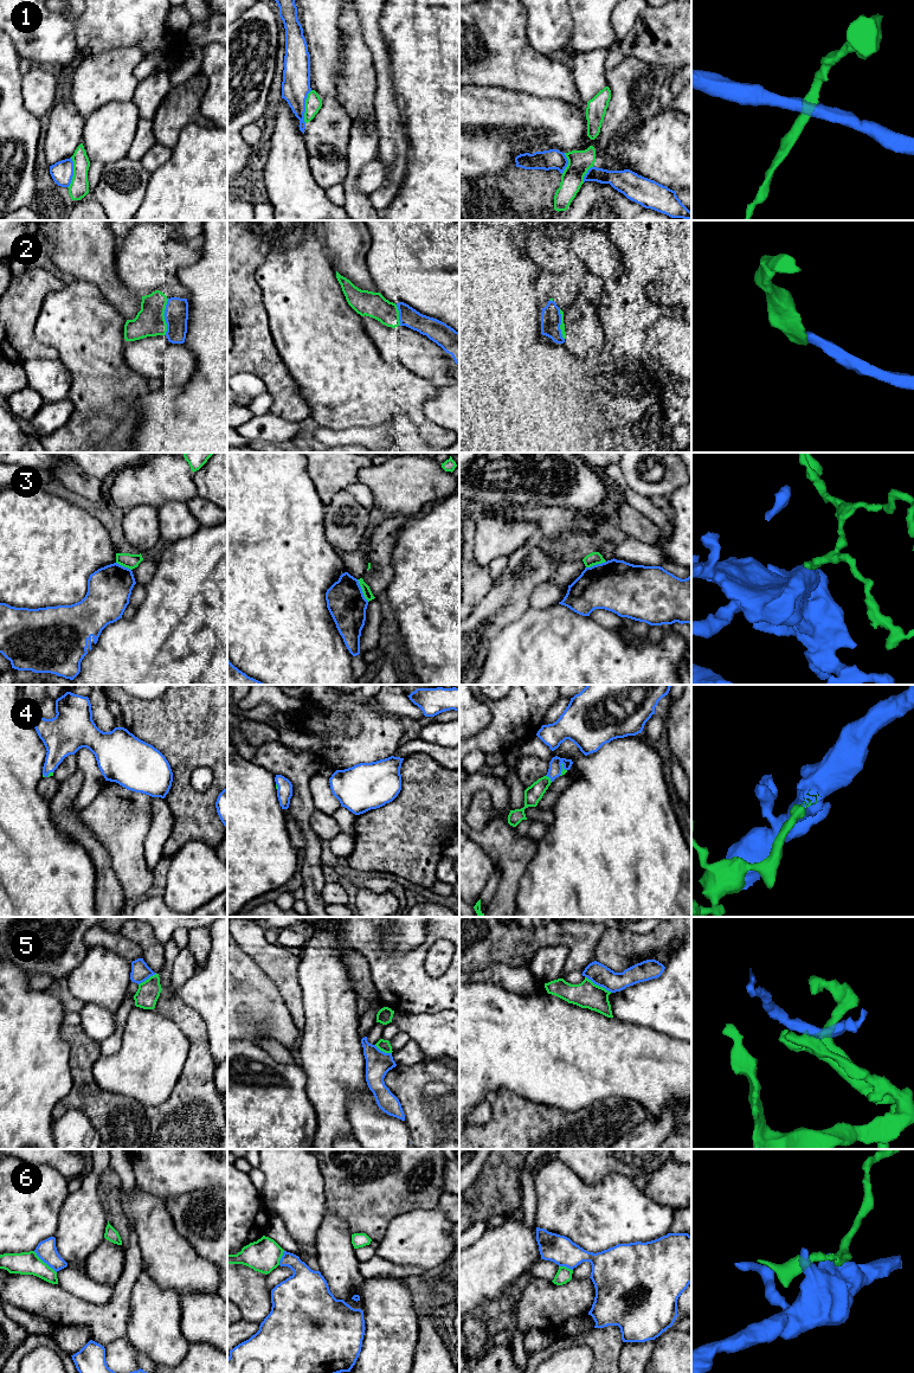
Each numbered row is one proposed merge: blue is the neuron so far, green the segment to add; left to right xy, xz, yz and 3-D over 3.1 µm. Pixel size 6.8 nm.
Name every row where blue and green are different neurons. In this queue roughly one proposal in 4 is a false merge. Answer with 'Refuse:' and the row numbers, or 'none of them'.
Refuse: 1, 3, 5, 6

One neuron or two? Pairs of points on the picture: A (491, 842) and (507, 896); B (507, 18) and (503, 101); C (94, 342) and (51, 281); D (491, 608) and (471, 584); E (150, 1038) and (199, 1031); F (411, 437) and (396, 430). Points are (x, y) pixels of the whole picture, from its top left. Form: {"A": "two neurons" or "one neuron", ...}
{"A": "one neuron", "B": "two neurons", "C": "two neurons", "D": "two neurons", "E": "two neurons", "F": "one neuron"}

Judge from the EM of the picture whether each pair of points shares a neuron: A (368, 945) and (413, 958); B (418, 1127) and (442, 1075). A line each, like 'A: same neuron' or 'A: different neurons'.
A: same neuron
B: same neuron

